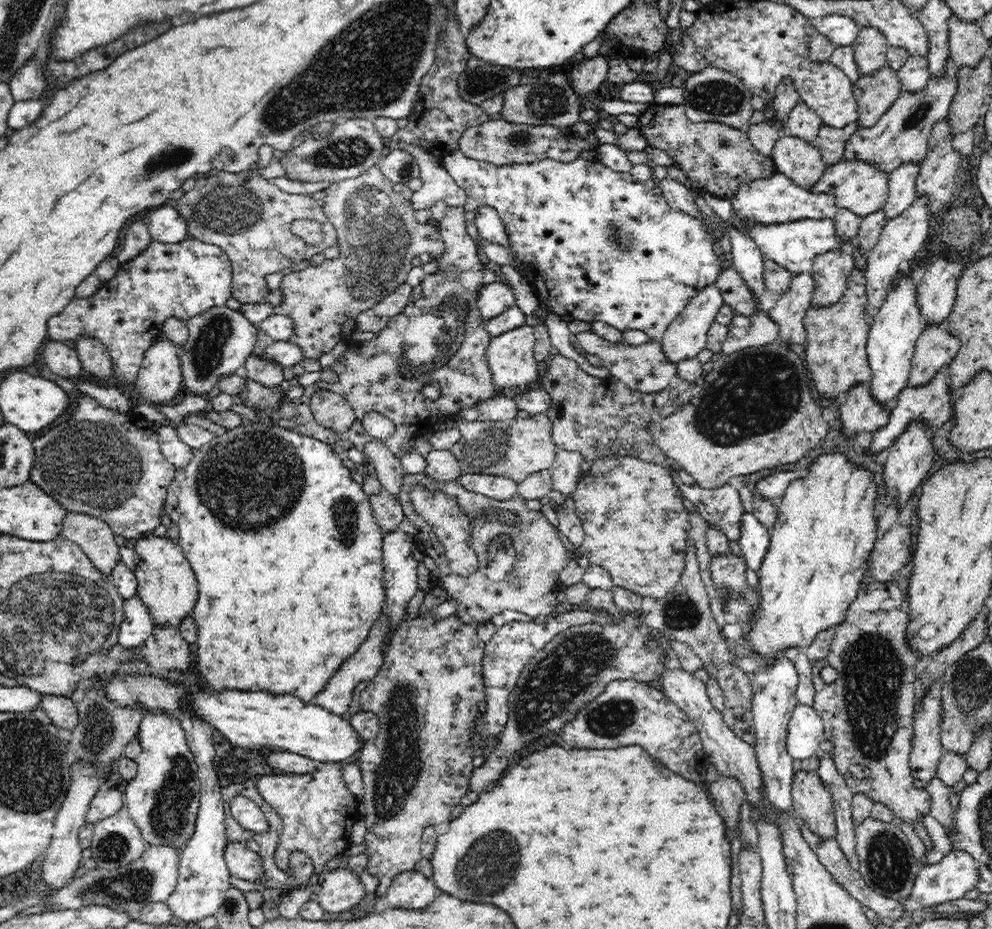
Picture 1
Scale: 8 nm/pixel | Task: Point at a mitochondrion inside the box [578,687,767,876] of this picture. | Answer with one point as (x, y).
(609, 719)

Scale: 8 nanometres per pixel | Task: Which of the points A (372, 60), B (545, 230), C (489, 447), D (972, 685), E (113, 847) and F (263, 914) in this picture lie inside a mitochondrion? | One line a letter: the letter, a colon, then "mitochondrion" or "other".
A: mitochondrion
B: other
C: mitochondrion
D: mitochondrion
E: mitochondrion
F: other

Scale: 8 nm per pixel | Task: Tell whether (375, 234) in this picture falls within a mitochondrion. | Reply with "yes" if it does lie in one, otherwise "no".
yes

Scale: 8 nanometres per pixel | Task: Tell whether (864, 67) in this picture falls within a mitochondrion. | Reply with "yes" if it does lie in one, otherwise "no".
no

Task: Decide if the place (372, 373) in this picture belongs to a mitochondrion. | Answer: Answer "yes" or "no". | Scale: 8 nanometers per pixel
no

